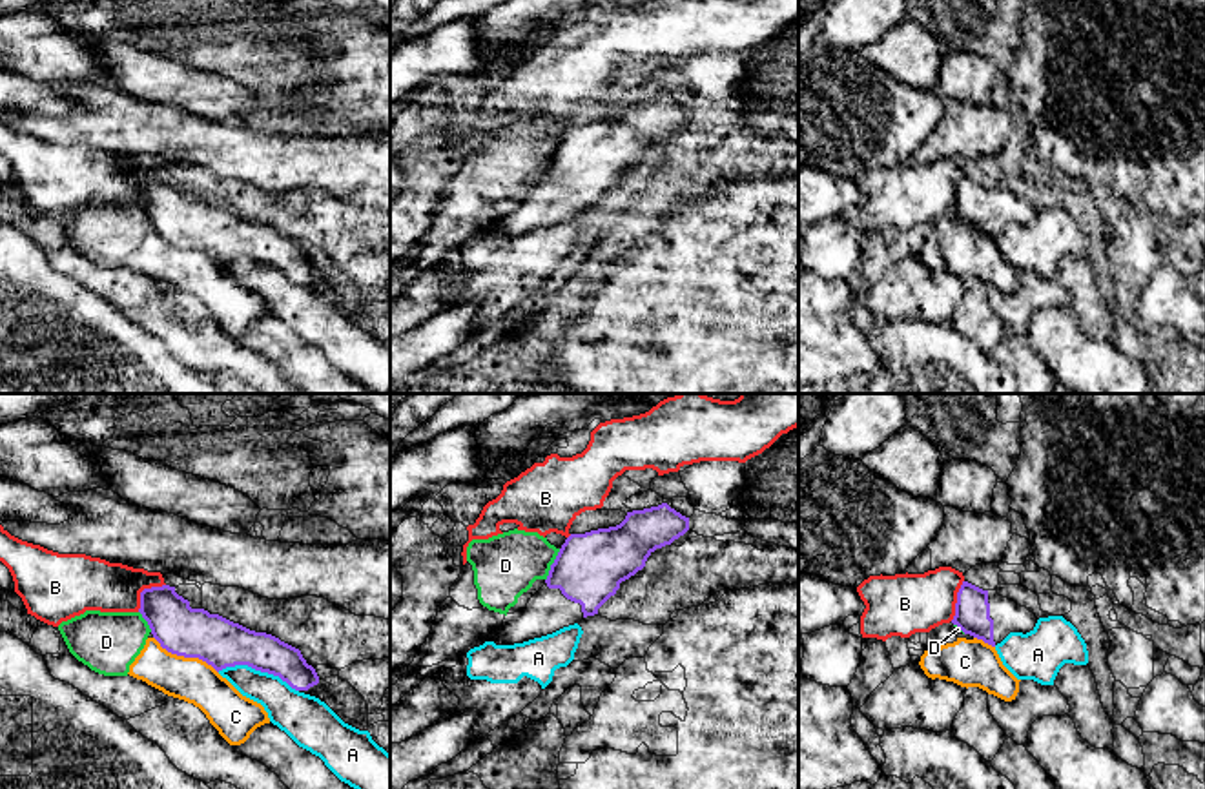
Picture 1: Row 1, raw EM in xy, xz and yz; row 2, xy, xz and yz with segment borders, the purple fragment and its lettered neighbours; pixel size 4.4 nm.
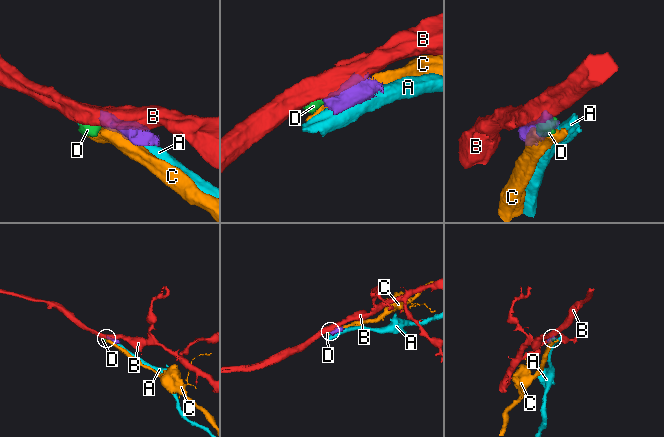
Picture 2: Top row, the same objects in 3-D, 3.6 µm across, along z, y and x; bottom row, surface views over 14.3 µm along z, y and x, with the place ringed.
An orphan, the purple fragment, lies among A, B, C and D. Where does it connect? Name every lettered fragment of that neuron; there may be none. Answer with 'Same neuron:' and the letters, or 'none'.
Same neuron: none

